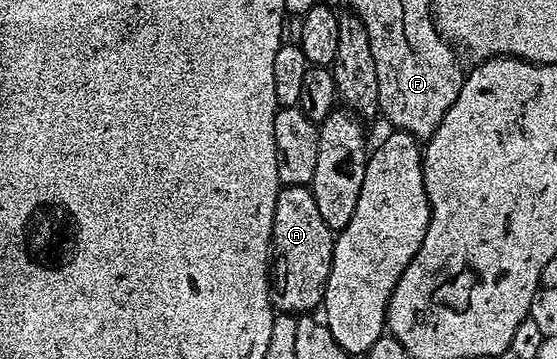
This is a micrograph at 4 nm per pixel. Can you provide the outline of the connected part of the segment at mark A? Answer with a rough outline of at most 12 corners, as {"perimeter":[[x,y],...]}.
{"perimeter":[[305,185],[277,195],[271,303],[318,310],[336,234]]}

